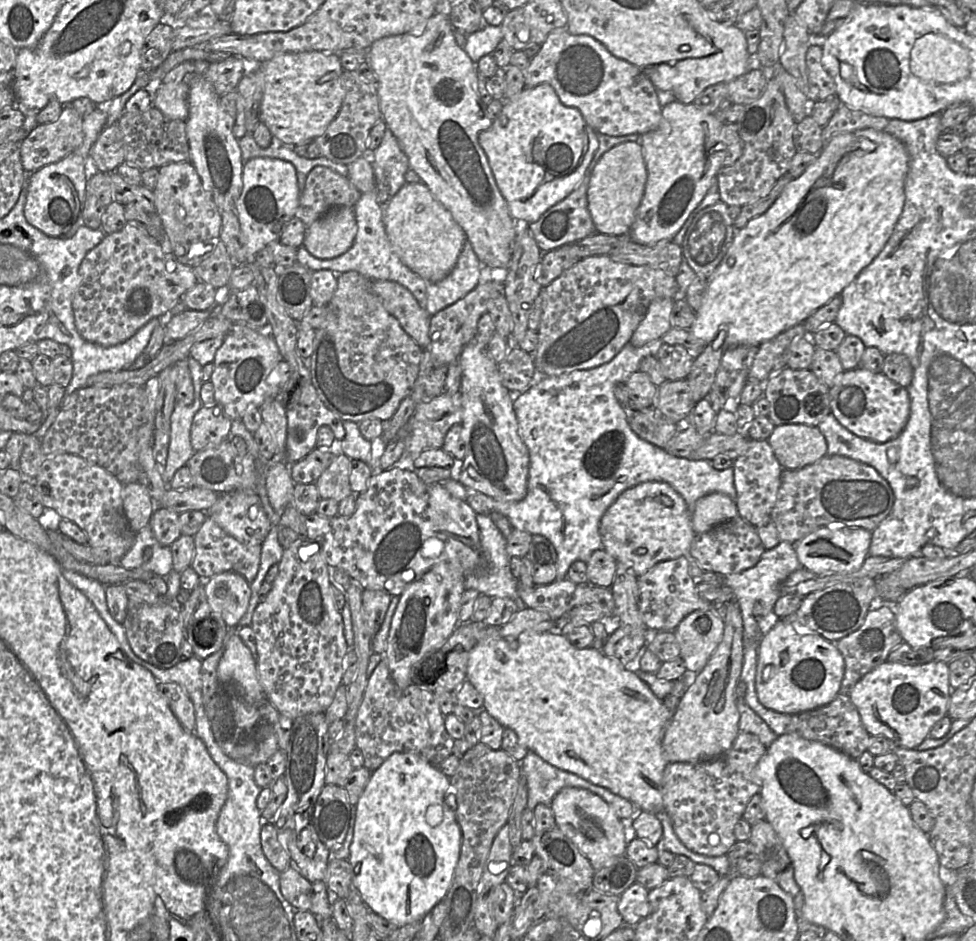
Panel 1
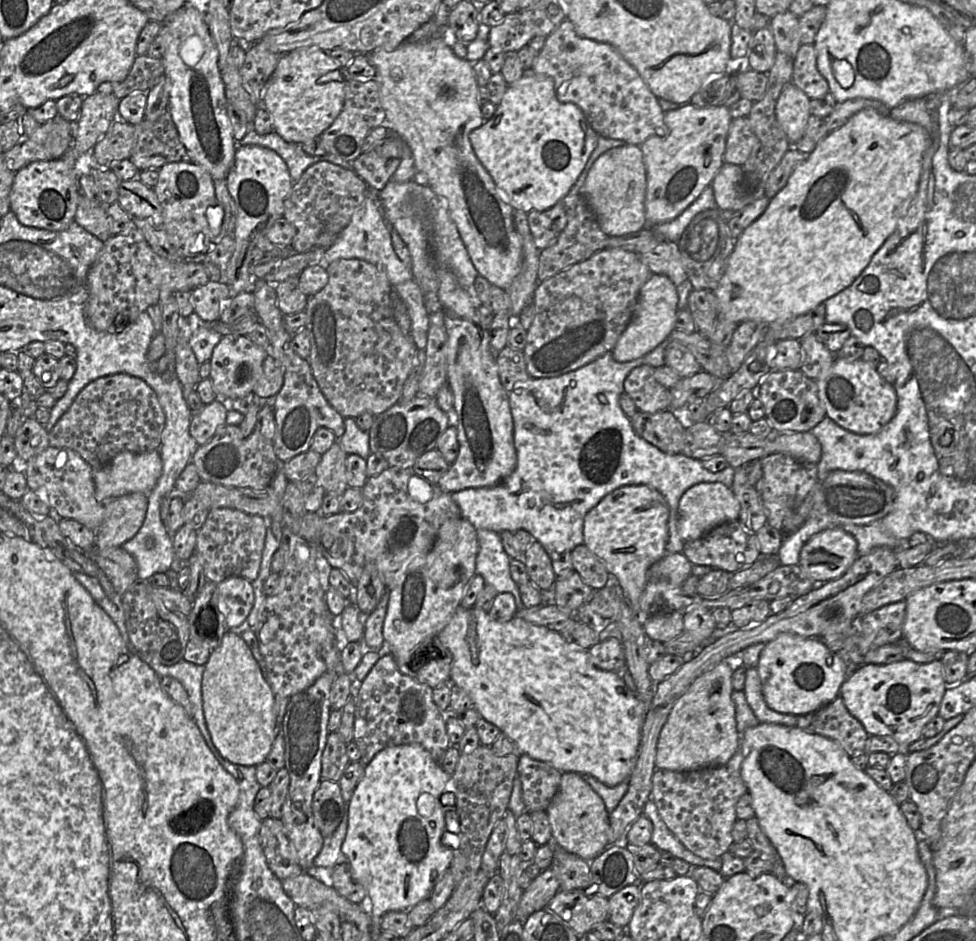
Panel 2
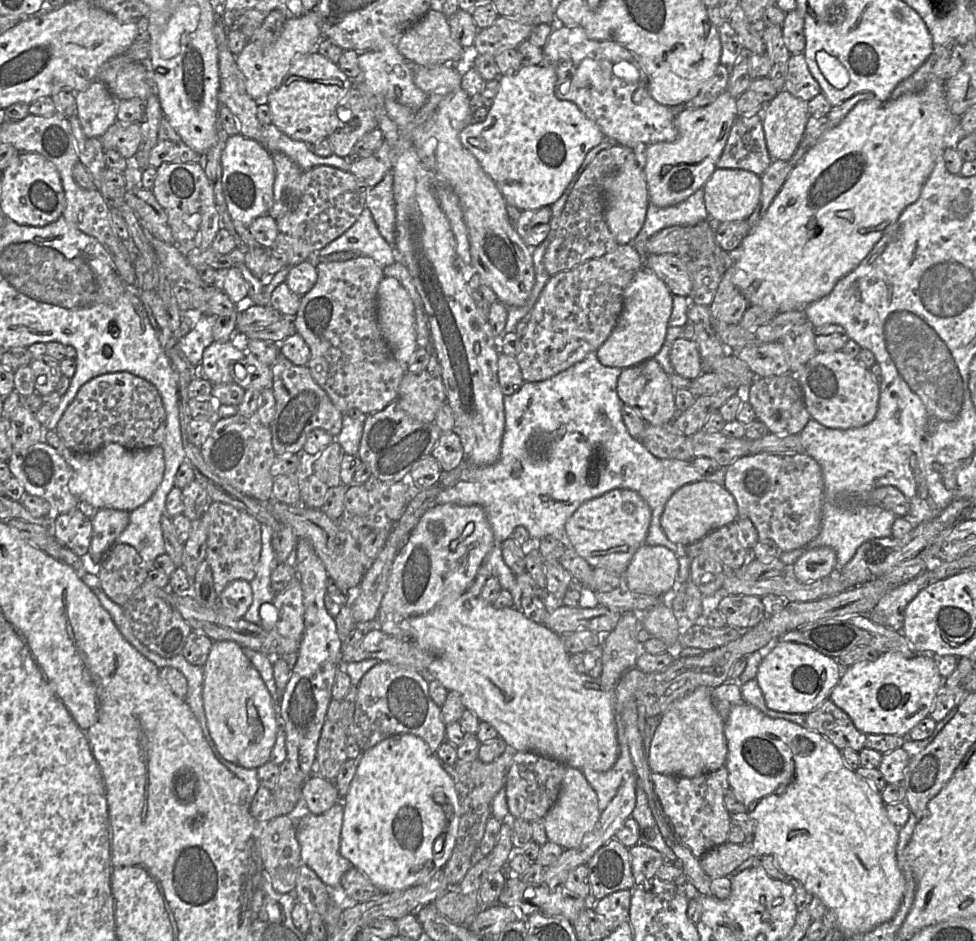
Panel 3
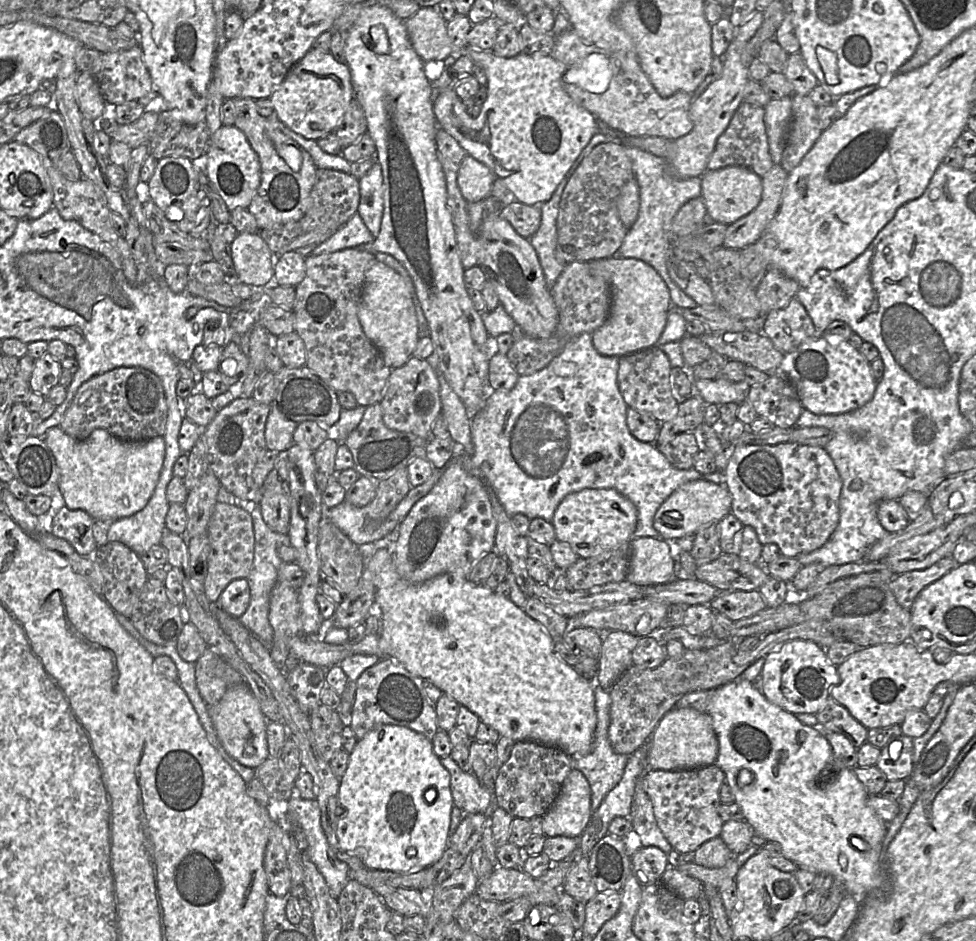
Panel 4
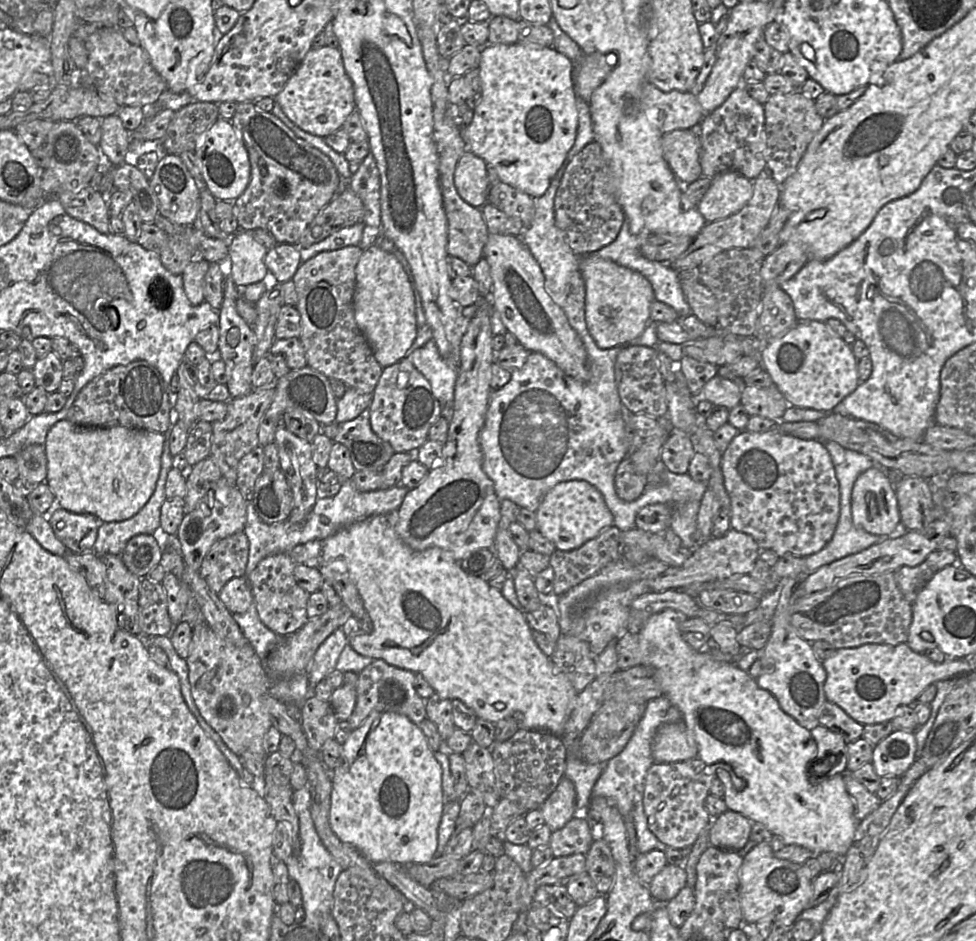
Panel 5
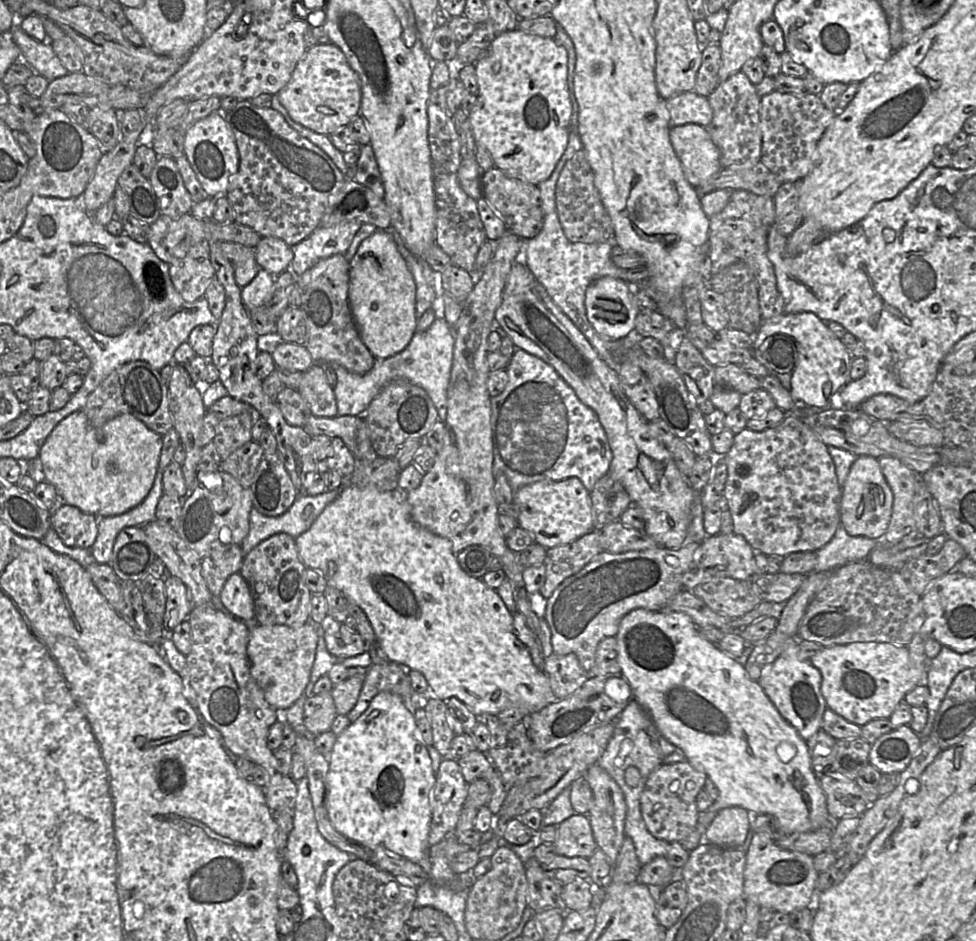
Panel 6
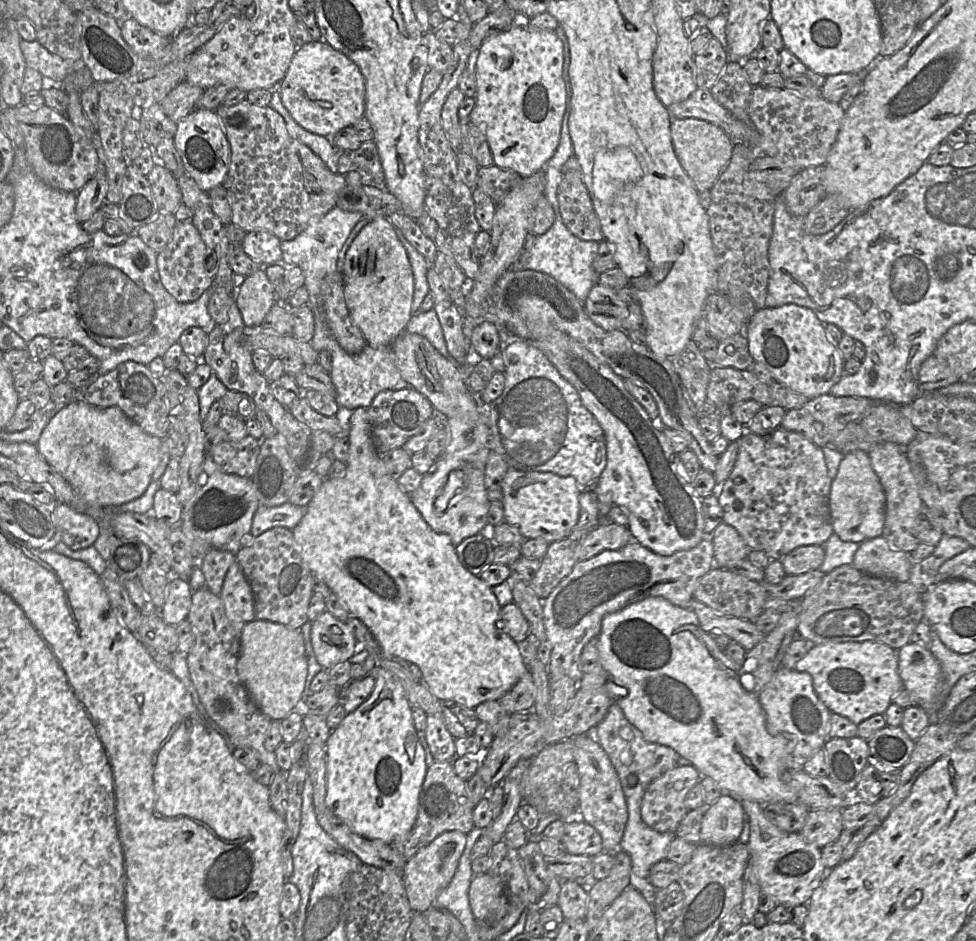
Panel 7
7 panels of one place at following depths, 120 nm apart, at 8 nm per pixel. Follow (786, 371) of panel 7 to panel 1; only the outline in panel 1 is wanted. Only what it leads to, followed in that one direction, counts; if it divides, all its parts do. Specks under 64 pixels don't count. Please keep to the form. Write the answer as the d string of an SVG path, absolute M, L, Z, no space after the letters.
M861 367L844 371L829 389L831 413L853 434L864 439L886 443L897 438L905 429L910 415L910 397L905 387L882 373Z

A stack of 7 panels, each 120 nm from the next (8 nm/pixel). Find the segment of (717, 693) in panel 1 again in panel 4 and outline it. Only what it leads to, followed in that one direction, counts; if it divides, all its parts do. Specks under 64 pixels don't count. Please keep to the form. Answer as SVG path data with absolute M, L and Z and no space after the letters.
M674 707L667 712L645 744L648 744L648 766L666 771L697 769L715 764L719 751L711 717L692 707Z

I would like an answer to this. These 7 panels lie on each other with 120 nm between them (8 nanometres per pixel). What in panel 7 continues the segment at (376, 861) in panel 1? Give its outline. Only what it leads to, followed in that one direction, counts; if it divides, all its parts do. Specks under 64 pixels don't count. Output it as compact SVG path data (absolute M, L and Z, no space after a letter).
M376 666L369 673L375 678L370 696L348 713L326 742L327 792L325 803L330 811L354 833L367 839L390 844L397 836L407 836L418 813L421 788L428 766L425 752L414 726L411 704L402 684L389 671Z

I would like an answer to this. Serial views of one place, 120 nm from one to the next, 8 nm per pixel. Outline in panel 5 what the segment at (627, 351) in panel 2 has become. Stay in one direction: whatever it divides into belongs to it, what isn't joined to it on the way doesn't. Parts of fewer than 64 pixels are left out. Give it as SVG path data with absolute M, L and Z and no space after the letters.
M597 256L582 257L579 269L585 284L585 321L591 337L601 349L629 345L651 322L650 305L656 299L650 282L637 271Z

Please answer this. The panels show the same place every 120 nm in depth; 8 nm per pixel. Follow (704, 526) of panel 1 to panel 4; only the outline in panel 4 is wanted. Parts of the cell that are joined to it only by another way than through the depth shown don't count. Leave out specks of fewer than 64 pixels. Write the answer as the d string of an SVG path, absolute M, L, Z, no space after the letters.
M705 480L687 482L676 489L657 509L653 526L663 539L694 535L700 527L719 522L731 513L732 498L724 484Z

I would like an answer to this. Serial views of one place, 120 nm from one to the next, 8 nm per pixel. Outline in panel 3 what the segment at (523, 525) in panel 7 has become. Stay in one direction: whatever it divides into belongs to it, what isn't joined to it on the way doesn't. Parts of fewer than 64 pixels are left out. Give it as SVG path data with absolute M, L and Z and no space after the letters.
M616 488L581 504L565 523L565 536L579 556L593 568L605 568L623 575L637 549L646 543L651 521L651 509L634 490Z

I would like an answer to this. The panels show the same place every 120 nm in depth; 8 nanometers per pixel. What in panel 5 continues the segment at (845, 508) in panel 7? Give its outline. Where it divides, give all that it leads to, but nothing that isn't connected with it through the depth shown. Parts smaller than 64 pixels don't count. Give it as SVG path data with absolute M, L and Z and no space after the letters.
M871 467L857 478L852 490L852 517L856 526L874 535L888 536L894 532L901 522L895 486L891 482L887 470Z

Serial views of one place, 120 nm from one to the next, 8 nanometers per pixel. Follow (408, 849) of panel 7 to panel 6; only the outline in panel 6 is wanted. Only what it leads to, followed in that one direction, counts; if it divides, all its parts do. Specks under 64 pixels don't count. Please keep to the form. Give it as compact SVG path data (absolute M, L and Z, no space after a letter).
M443 758L436 772L436 781L429 794L431 823L428 844L439 843L446 834L454 832L468 793L458 762Z

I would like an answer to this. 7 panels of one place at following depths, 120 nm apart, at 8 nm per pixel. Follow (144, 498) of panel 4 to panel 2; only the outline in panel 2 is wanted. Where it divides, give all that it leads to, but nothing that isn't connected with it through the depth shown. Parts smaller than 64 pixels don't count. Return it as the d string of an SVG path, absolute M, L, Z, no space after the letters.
M159 450L144 453L119 452L107 465L94 469L96 498L103 500L134 492L149 493L161 474Z

